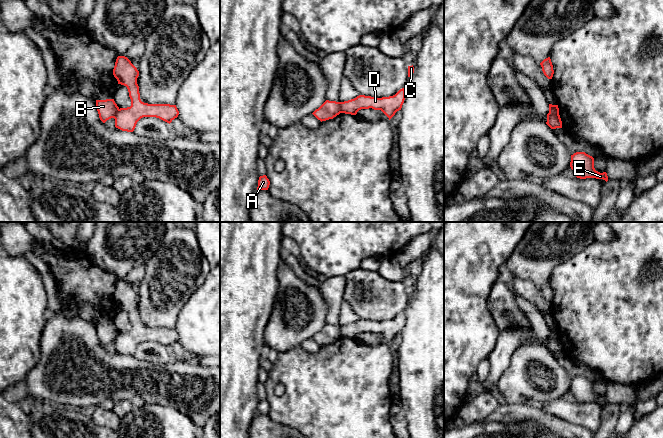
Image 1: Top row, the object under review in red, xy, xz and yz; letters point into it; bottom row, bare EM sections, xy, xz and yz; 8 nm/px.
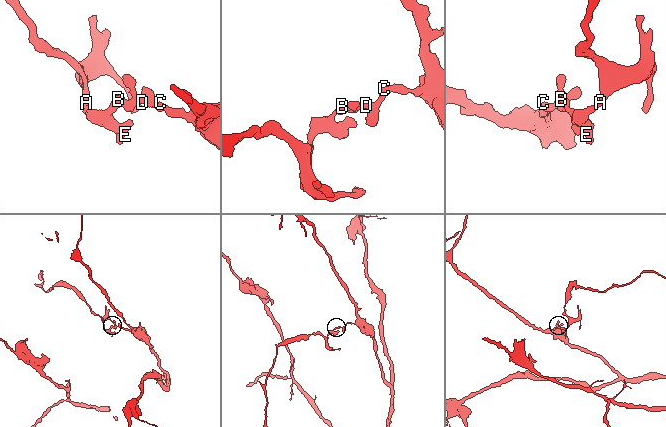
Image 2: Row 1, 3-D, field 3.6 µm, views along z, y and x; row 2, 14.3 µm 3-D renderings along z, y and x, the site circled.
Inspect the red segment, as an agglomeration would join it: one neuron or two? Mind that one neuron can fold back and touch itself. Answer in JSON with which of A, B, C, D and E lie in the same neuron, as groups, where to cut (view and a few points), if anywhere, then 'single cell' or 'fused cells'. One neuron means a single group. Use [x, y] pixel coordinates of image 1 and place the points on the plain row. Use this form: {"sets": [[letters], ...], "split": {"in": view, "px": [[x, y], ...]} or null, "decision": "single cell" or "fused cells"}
{"sets": [["A", "B", "E"], ["C", "D"]], "split": {"in": "xz", "px": [[339, 326], [341, 336]]}, "decision": "fused cells"}

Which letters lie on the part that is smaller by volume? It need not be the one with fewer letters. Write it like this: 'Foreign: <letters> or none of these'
Foreign: A, B, E

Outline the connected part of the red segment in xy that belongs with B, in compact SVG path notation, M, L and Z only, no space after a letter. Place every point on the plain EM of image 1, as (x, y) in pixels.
M114 323L96 324L96 332L99 342L103 347L111 342L114 342L115 338L119 334L119 331L115 327Z

